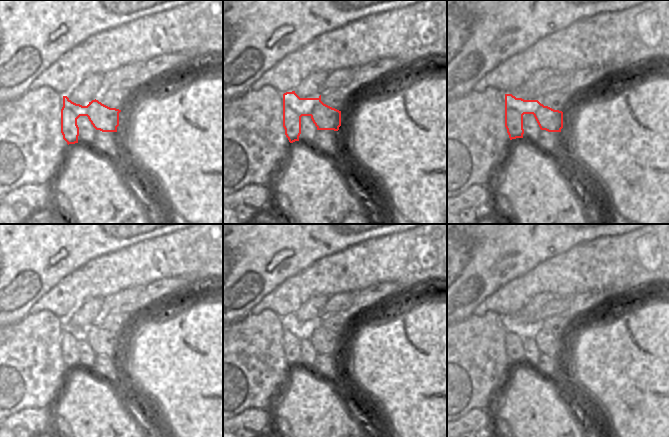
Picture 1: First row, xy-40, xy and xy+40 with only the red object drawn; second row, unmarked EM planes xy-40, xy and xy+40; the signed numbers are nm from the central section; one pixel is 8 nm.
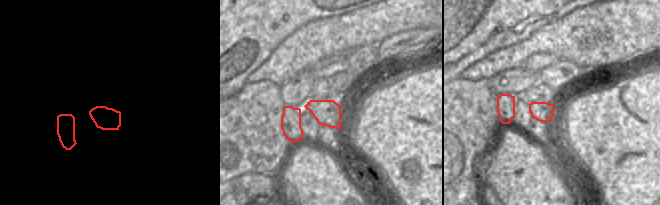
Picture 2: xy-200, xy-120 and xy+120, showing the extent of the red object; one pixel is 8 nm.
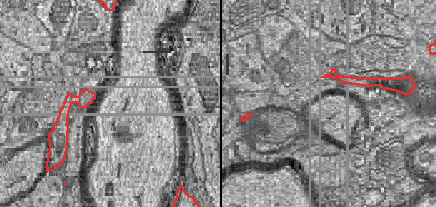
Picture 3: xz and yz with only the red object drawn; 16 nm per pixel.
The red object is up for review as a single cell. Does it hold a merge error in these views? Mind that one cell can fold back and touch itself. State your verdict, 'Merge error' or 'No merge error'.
Merge error

